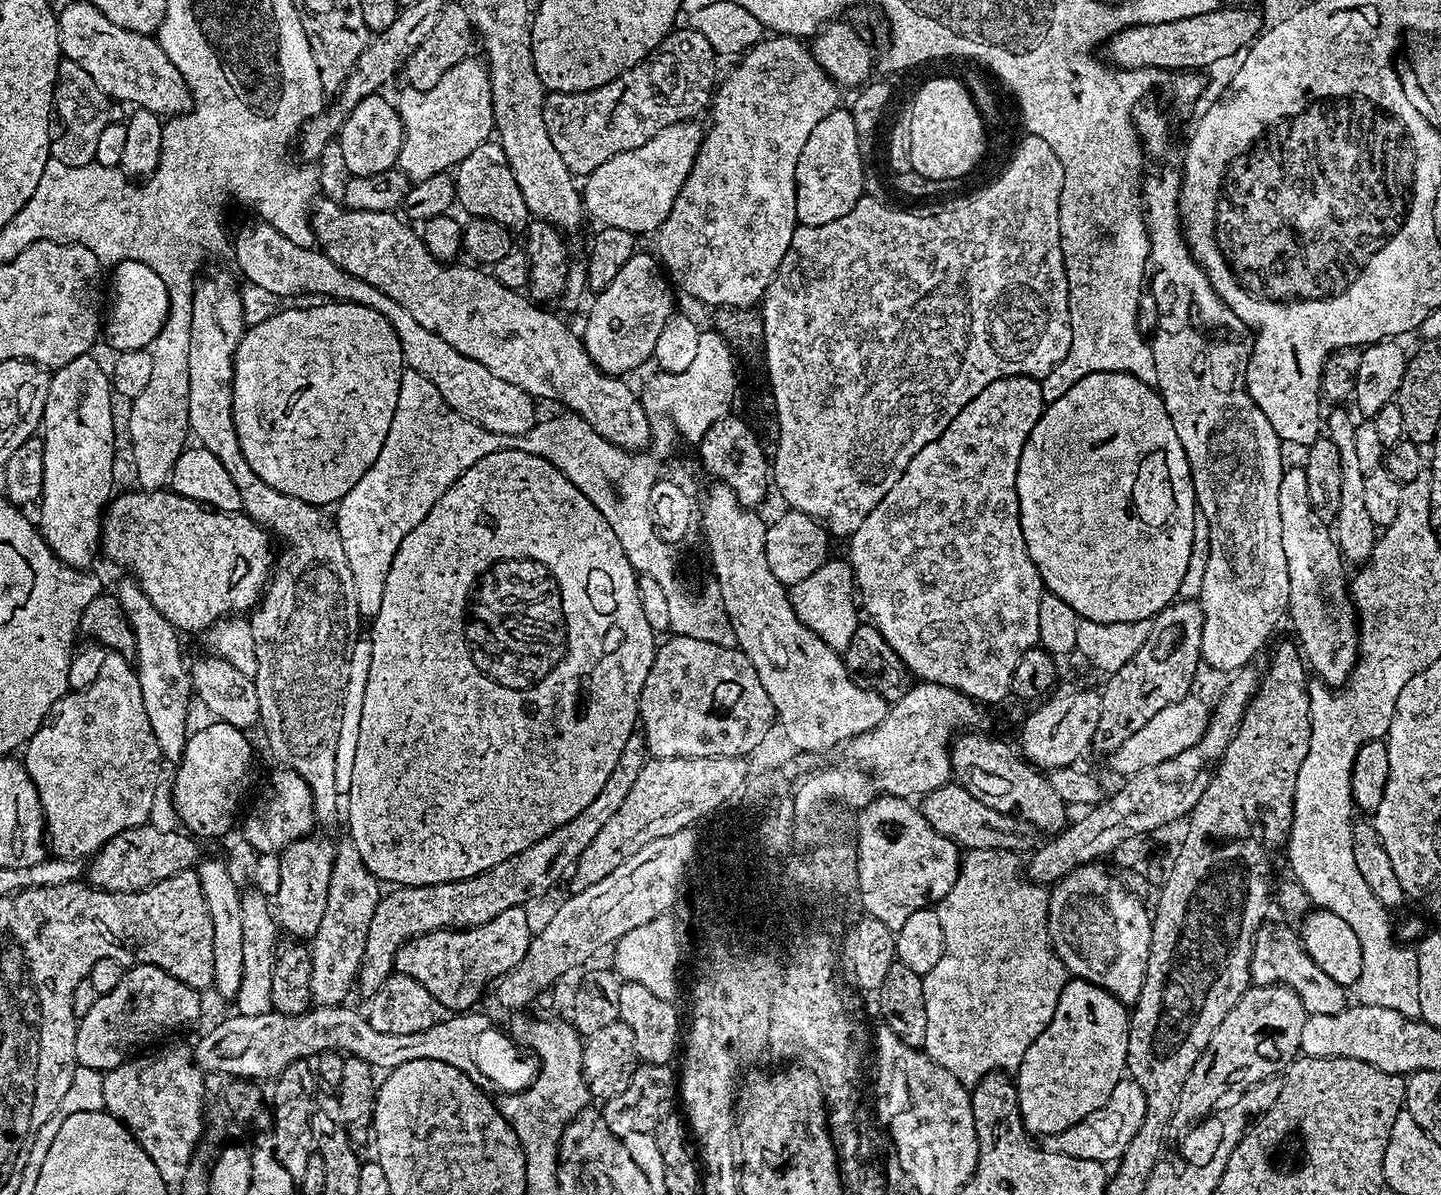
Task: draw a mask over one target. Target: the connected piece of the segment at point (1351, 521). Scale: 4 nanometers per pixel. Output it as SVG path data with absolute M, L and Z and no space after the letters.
M1336 406L1332 413L1326 416L1326 436L1332 441L1338 454L1340 455L1340 505L1338 514L1334 521L1334 539L1337 548L1346 550L1352 556L1357 556L1360 562L1368 562L1372 557L1372 548L1375 546L1378 529L1374 522L1370 522L1370 514L1366 514L1366 502L1362 499L1362 486L1364 485L1364 476L1360 472L1361 453L1354 446L1356 437L1356 424L1351 420L1342 407Z

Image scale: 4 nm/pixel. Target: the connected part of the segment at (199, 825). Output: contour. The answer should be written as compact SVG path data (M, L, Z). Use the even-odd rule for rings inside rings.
M213 719L211 723L189 735L172 784L172 800L185 824L181 825L196 838L224 836L231 830L252 772L252 744L244 737L245 729L230 726L225 720Z

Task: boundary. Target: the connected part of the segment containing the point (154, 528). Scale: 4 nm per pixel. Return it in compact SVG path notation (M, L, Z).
M135 490L136 492L124 492L115 497L106 509L106 519L102 524L102 552L109 556L116 564L121 564L124 568L132 568L131 575L134 577L141 590L150 598L154 606L158 606L158 614L166 618L181 633L200 632L213 627L218 621L225 619L233 614L244 614L249 610L255 609L274 567L274 544L270 539L269 533L265 532L259 524L255 524L249 516L240 512L218 512L209 510L205 505L196 500L191 500L185 496L177 496L171 490L161 490L159 492L146 492Z

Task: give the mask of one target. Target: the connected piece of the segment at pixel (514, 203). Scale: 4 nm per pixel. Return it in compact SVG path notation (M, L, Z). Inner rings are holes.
M489 142L478 146L474 154L466 154L462 162L454 169L456 196L455 203L465 208L472 218L493 220L513 234L523 233L527 229L530 213L518 182L506 162L506 154L499 143Z

